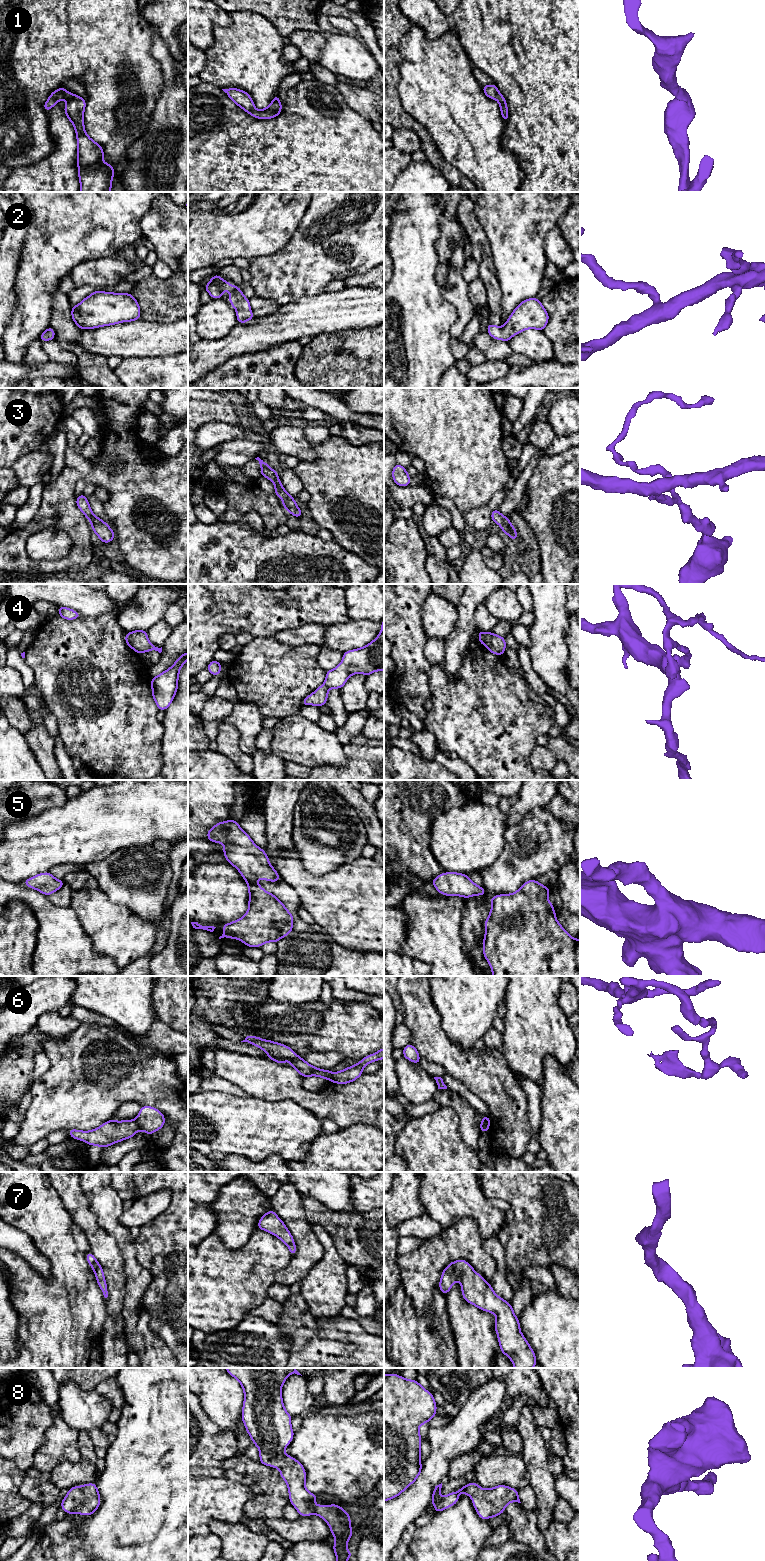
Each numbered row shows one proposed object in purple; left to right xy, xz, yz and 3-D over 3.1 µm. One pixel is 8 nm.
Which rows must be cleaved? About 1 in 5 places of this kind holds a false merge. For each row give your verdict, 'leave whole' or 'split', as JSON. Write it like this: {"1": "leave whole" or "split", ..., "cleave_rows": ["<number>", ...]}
{"1": "leave whole", "2": "leave whole", "3": "leave whole", "4": "split", "5": "leave whole", "6": "split", "7": "leave whole", "8": "leave whole", "cleave_rows": ["4", "6"]}

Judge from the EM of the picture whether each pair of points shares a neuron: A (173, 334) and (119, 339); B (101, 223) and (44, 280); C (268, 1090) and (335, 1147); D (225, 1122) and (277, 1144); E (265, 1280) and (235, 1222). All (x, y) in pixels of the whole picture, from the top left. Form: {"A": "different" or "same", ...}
{"A": "same", "B": "same", "C": "different", "D": "same", "E": "different"}

